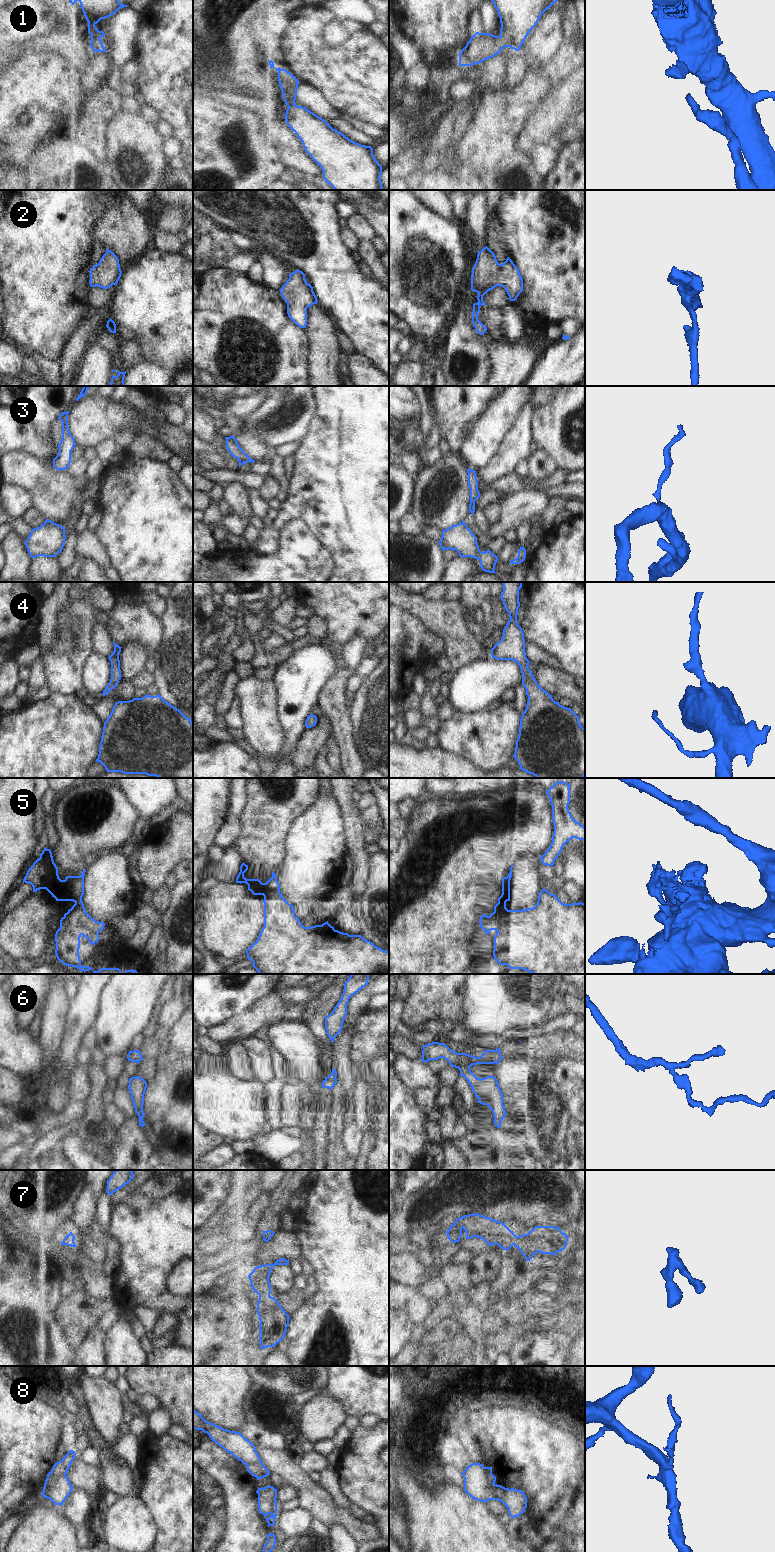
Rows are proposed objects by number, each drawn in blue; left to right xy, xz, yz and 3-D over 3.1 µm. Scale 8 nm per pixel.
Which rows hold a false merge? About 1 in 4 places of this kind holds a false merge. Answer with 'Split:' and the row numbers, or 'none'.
Split: 3, 5, 8

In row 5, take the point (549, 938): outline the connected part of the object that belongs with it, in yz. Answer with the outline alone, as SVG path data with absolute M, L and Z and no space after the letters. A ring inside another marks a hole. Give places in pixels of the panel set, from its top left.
M542 889L533 908L502 914L493 956L500 965L532 974L585 974L585 904L564 904Z

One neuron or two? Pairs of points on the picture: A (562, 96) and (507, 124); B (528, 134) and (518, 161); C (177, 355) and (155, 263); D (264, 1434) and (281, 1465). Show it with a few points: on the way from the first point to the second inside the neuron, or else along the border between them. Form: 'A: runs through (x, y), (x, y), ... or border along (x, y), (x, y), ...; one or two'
A: border along (554, 90), (525, 127); two
B: border along (519, 147), (528, 153); two
C: runs through (177, 332), (177, 308), (163, 294), (161, 286); one
D: border along (254, 1443), (259, 1443), (274, 1450), (283, 1449); two

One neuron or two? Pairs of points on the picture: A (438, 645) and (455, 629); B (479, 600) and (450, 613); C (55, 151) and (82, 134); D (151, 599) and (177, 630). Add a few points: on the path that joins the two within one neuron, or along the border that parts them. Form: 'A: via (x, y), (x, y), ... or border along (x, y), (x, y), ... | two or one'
A: border along (424, 625), (444, 640), (446, 654) | two
B: border along (459, 601), (465, 624), (469, 630) | two
C: border along (58, 133), (65, 138), (79, 140), (92, 149) | two
D: border along (167, 600), (167, 606), (159, 617) | two

